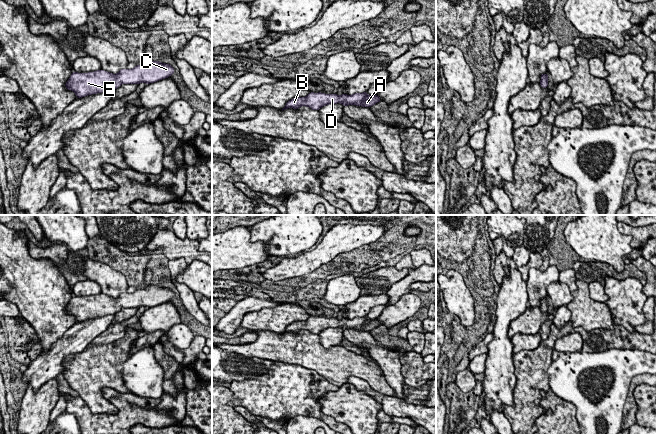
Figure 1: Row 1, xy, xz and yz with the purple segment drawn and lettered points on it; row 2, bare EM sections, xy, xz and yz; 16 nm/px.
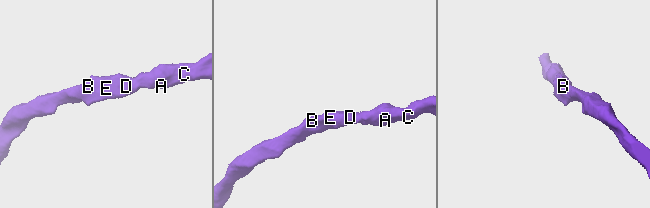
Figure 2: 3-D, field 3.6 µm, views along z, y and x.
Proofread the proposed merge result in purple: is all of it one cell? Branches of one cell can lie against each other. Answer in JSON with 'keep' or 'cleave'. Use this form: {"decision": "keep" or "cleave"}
{"decision": "keep"}

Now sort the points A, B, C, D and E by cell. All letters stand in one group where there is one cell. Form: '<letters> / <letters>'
A B C D E

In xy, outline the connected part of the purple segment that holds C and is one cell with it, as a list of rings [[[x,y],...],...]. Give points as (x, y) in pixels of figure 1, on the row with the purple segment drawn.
[[[148,61],[146,65],[137,65],[133,69],[121,69],[116,75],[102,69],[88,73],[73,71],[65,84],[77,98],[87,95],[112,91],[121,84],[154,83],[168,78],[174,73],[170,64],[159,61]]]

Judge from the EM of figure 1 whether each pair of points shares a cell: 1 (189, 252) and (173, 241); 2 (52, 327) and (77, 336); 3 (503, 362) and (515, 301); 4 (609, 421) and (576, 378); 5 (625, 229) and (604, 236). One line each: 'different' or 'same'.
1: same
2: different
3: same
4: same
5: different

